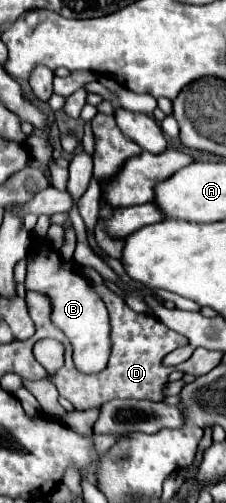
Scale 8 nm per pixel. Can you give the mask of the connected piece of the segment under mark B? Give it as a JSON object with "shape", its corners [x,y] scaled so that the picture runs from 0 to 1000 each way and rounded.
{"shape":[[[173,479],[146,491],[146,503],[119,507],[119,547],[111,575],[164,579],[217,590],[226,598],[226,642],[261,650],[323,686],[323,718],[336,732],[376,742],[438,742],[482,714],[491,702],[491,650],[465,602],[412,579],[412,567],[376,547],[341,543],[341,535],[288,535],[279,515],[243,495],[208,487],[208,479]]]}

